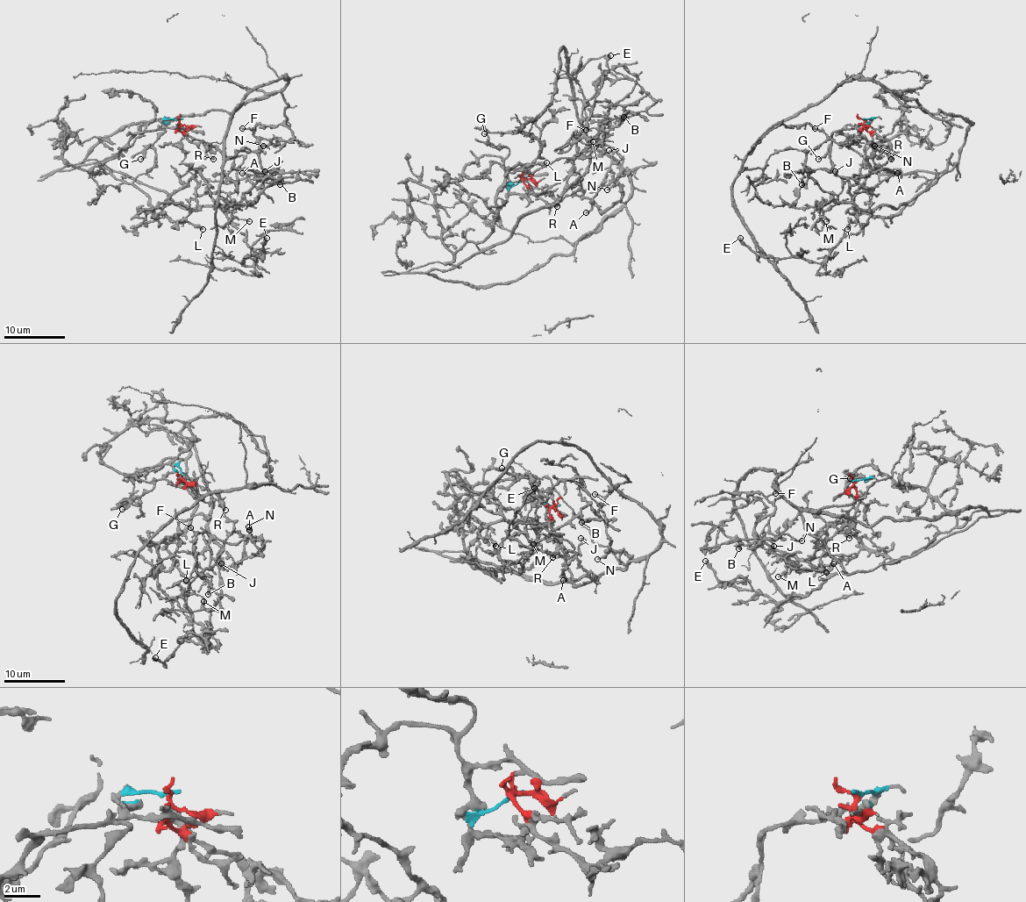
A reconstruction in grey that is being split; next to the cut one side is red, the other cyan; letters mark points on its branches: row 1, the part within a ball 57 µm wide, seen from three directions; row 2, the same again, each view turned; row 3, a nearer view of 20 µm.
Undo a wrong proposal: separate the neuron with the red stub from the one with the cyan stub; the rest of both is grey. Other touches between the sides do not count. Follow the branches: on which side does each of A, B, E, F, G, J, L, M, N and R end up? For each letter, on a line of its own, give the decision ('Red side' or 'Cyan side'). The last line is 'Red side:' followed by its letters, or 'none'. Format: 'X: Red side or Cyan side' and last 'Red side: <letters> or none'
A: Red side
B: Red side
E: Red side
F: Red side
G: Cyan side
J: Red side
L: Cyan side
M: Red side
N: Red side
R: Red side
Red side: A, B, E, F, J, M, N, R

